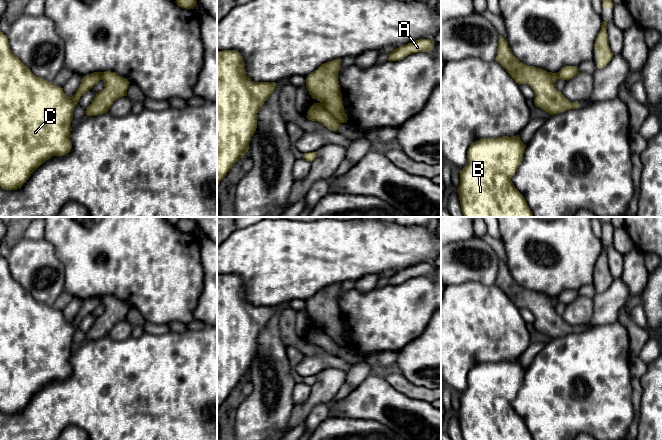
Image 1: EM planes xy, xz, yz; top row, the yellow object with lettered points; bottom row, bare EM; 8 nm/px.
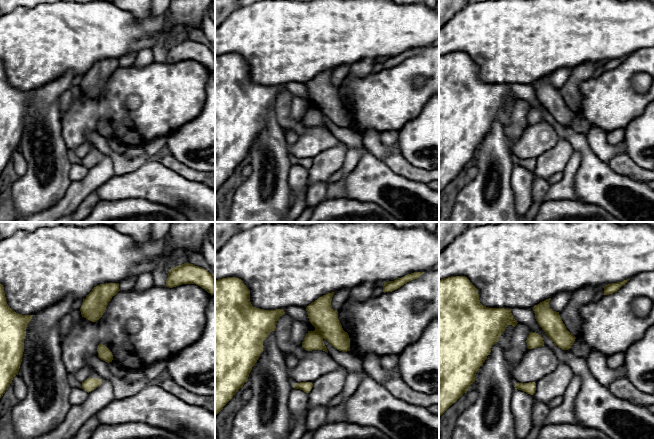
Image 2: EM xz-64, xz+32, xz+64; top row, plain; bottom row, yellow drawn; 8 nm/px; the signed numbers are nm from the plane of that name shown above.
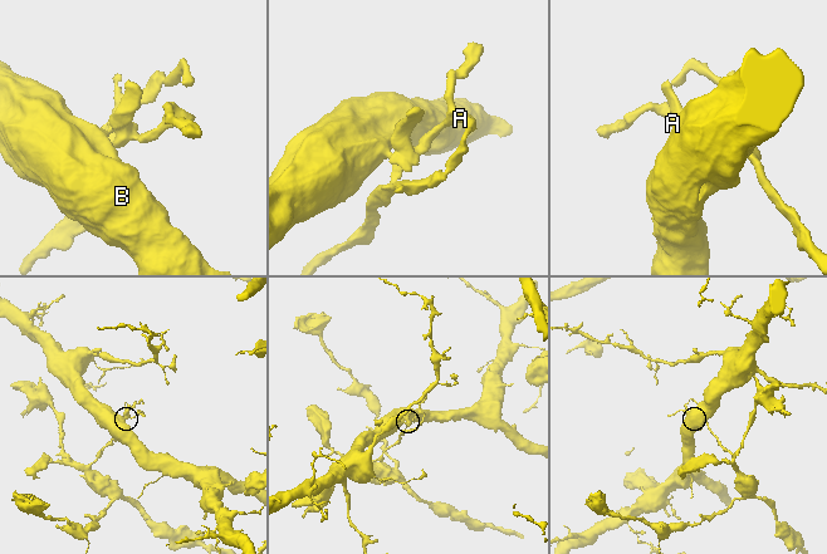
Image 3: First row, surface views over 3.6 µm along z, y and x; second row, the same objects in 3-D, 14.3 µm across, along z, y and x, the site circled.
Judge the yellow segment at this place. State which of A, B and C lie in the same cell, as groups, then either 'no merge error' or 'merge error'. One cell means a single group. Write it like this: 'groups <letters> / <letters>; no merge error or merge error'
groups A / B C; merge error

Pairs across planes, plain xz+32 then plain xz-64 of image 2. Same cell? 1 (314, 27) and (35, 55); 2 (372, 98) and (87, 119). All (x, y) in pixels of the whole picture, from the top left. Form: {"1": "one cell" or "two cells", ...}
{"1": "one cell", "2": "one cell"}

